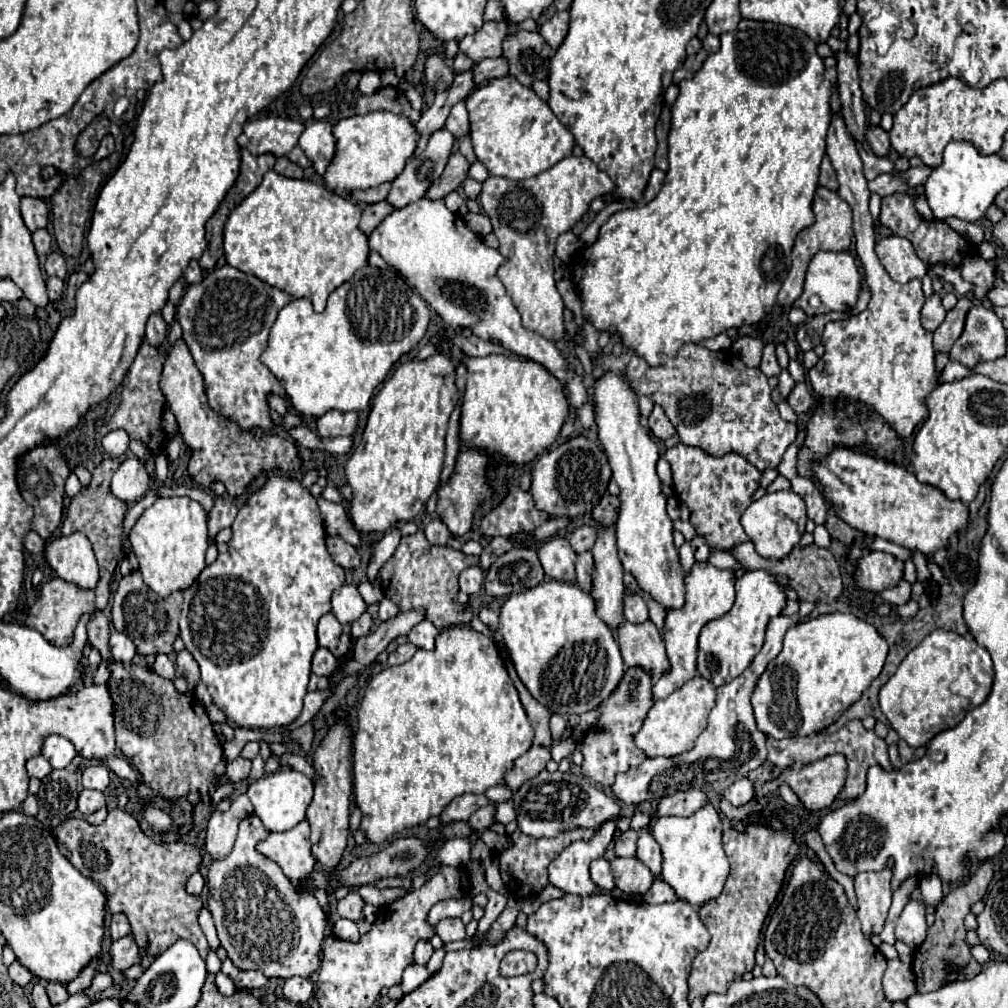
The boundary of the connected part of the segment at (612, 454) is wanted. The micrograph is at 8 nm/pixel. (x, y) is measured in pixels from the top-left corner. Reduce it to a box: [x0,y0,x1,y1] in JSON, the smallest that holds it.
[595,373,685,609]

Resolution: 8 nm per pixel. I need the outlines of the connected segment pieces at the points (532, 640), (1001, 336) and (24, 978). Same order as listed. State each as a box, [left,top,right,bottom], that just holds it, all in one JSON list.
[[499,581,625,715],[951,305,1007,367],[9,961,33,987]]

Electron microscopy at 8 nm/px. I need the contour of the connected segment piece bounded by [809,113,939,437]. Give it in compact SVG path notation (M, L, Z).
M835 113L831 117L831 125L829 125L825 141L827 141L827 155L837 171L837 181L839 181L837 193L853 209L855 251L863 265L865 283L869 287L871 299L863 313L853 315L849 319L841 319L841 321L831 321L825 325L825 331L823 331L825 355L809 371L809 381L811 381L815 395L831 395L831 397L839 397L845 401L863 401L863 403L871 405L879 415L883 415L883 419L897 431L897 435L911 437L915 427L919 427L927 419L927 407L925 407L927 395L939 385L939 373L935 369L937 351L933 349L933 333L923 329L923 325L921 325L921 307L925 303L925 295L921 291L921 281L911 279L901 285L887 275L881 261L877 259L877 255L873 251L875 227L873 227L873 219L869 213L869 189L867 189L867 179L863 177L863 163L857 153L855 141L849 137L849 133L845 129L843 119Z

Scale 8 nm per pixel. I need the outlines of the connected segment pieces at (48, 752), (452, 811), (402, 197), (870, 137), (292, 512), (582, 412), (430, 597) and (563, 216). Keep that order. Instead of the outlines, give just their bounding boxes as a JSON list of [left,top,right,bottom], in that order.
[[41,735,77,769],[441,795,491,823],[387,129,455,209],[865,125,889,157],[181,475,345,729],[578,401,594,430],[379,531,479,629],[479,155,615,341]]

